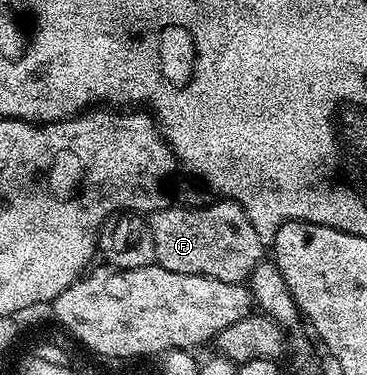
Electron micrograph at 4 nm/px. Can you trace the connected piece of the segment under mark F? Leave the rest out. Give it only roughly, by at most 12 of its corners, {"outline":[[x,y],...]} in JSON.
{"outline":[[241,205],[150,212],[155,263],[250,280],[265,241]]}

